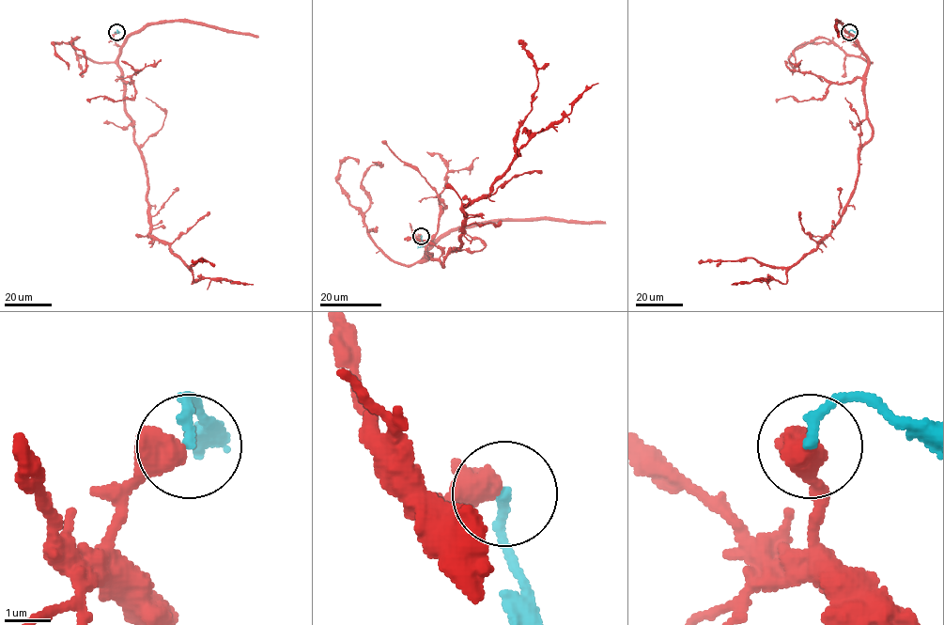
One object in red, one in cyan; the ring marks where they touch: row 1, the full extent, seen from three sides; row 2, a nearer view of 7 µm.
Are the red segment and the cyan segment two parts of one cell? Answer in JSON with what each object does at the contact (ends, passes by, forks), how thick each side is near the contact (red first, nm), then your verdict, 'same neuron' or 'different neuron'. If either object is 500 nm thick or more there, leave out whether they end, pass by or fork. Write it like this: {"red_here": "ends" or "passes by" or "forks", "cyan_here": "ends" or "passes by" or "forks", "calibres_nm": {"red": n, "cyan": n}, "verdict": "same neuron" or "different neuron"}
{"calibres_nm": {"red": 650, "cyan": 240}, "verdict": "different neuron"}

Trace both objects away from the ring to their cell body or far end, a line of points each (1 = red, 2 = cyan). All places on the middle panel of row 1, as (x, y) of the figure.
1: (421, 236), (423, 260), (431, 257), (442, 266), (461, 245), (463, 210), (487, 196), (520, 148), (598, 83)
2: (421, 236), (423, 243), (417, 248)

